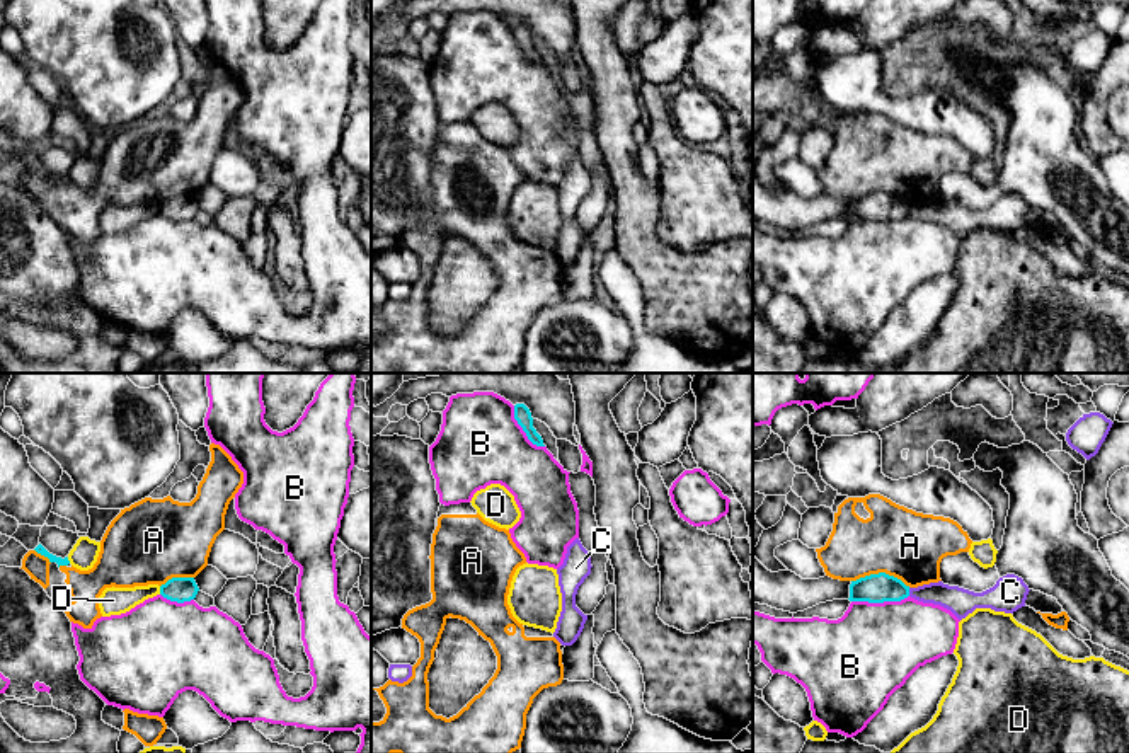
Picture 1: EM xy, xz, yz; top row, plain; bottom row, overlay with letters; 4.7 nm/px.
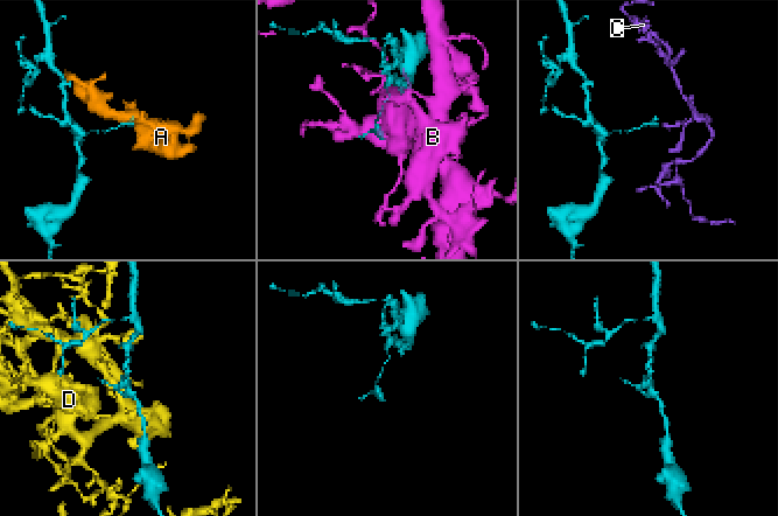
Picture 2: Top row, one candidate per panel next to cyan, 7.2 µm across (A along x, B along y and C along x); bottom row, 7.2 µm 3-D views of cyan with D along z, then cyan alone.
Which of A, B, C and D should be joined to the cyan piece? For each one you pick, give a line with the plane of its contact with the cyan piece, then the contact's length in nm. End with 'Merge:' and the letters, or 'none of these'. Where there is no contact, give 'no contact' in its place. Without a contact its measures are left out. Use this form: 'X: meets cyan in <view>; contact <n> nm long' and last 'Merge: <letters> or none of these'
Merge: none of these

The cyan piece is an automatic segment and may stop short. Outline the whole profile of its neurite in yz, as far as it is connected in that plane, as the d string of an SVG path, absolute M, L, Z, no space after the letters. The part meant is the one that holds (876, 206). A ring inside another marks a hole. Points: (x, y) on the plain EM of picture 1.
M885 191L870 193L851 199L850 203L850 220L901 220L909 215L909 204L901 198L889 194Z

